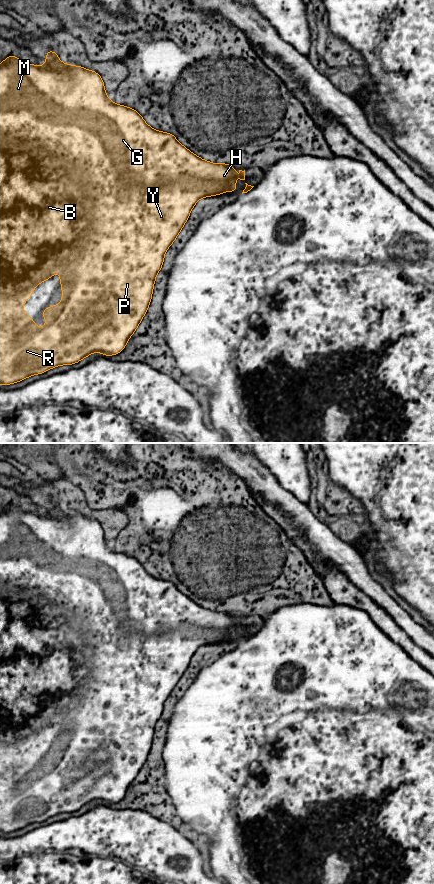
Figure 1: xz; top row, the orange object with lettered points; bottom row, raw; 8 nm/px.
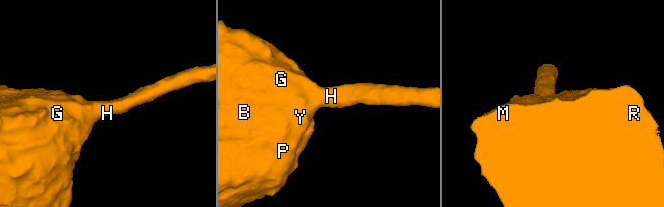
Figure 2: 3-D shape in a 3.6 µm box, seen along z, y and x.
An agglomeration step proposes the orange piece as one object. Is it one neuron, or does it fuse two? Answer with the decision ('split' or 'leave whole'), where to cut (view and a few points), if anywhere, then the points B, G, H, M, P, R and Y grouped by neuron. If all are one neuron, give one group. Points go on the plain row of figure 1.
leave whole; no cut; B G H M P R Y

